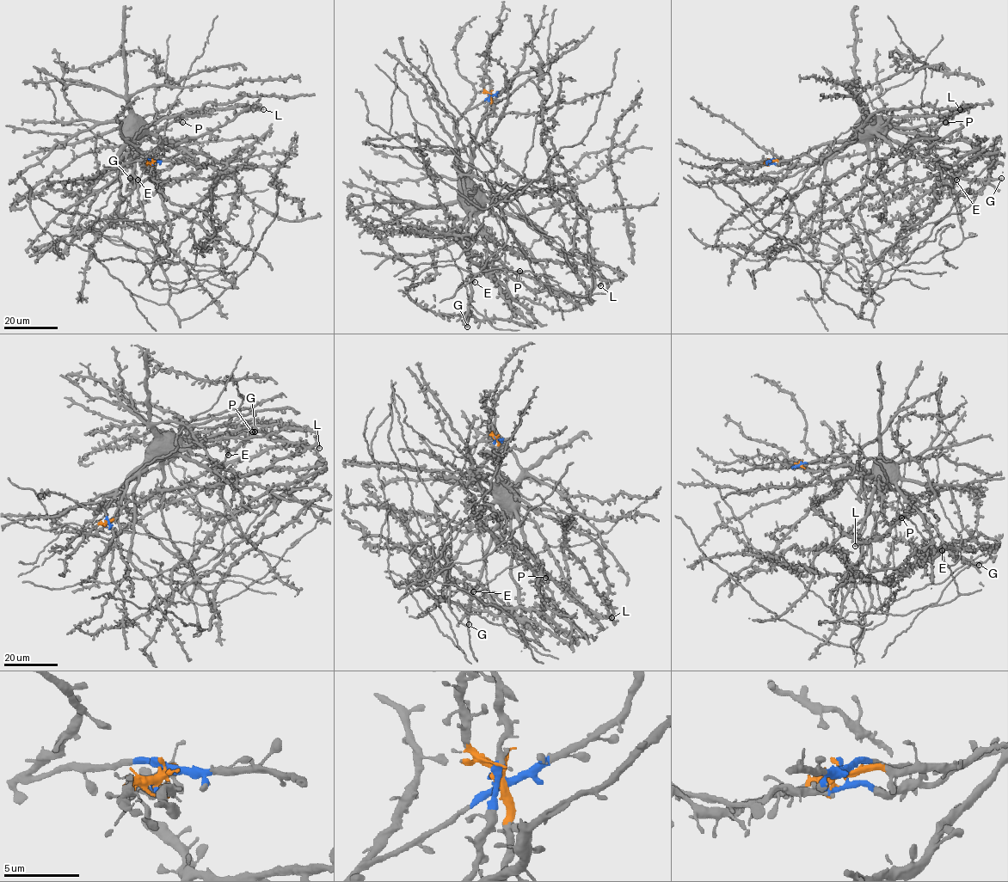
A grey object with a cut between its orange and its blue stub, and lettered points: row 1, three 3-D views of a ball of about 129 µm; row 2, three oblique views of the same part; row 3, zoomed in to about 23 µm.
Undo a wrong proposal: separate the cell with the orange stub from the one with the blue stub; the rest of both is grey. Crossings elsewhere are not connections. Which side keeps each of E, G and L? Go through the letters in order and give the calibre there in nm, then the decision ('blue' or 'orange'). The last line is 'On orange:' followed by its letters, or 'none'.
E: 380 nm | blue
G: 440 nm | blue
L: 360 nm | orange
On orange: L

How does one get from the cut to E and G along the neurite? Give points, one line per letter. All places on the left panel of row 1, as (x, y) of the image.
E: (153, 162), (150, 165), (132, 145), (132, 141), (134, 141), (135, 135), (131, 147), (134, 176), (138, 180)
G: (153, 162), (150, 165), (132, 145), (132, 141), (134, 141), (135, 135), (131, 144), (133, 179), (129, 178)

